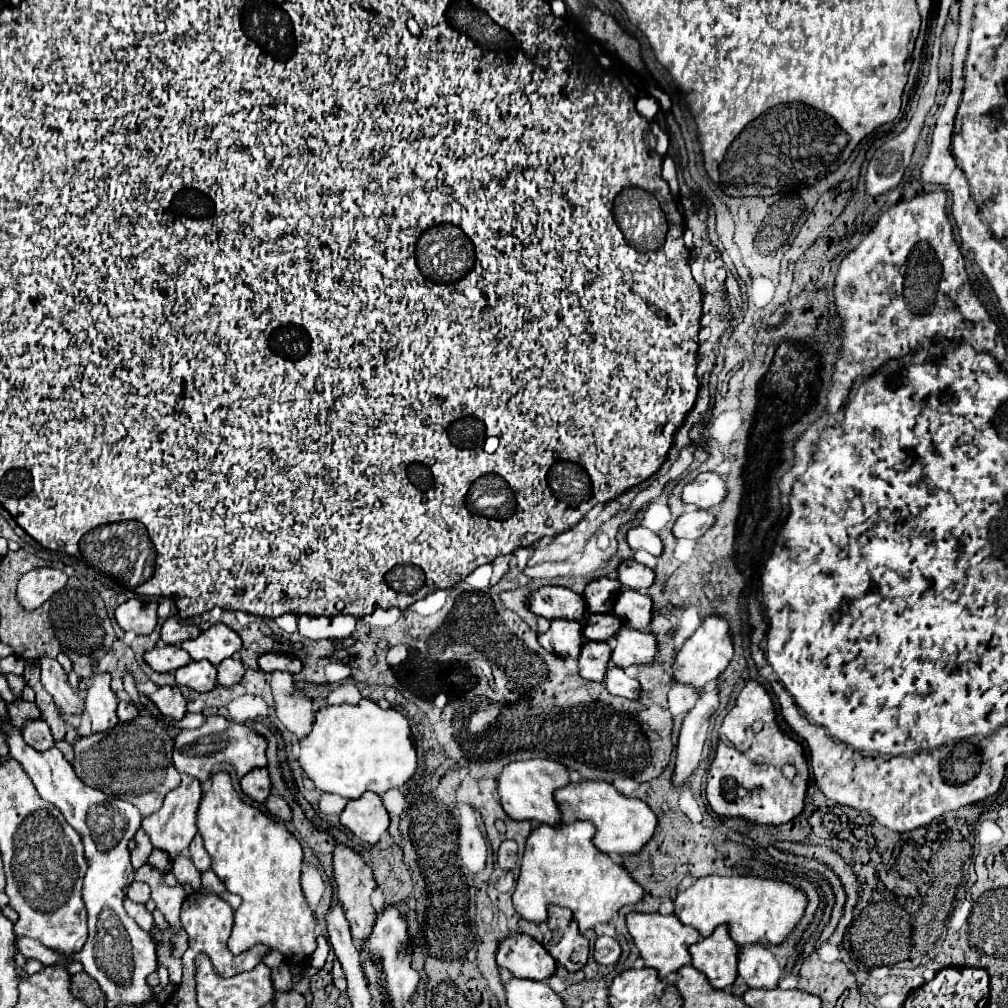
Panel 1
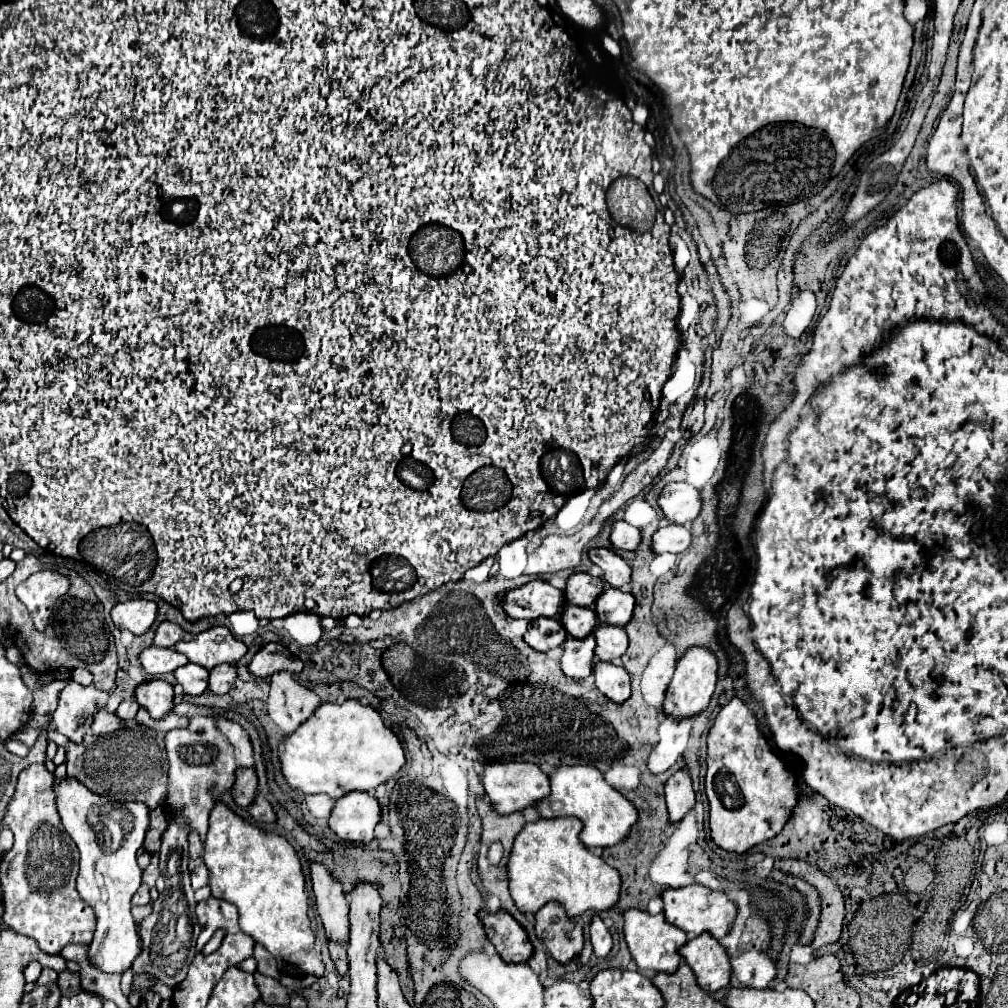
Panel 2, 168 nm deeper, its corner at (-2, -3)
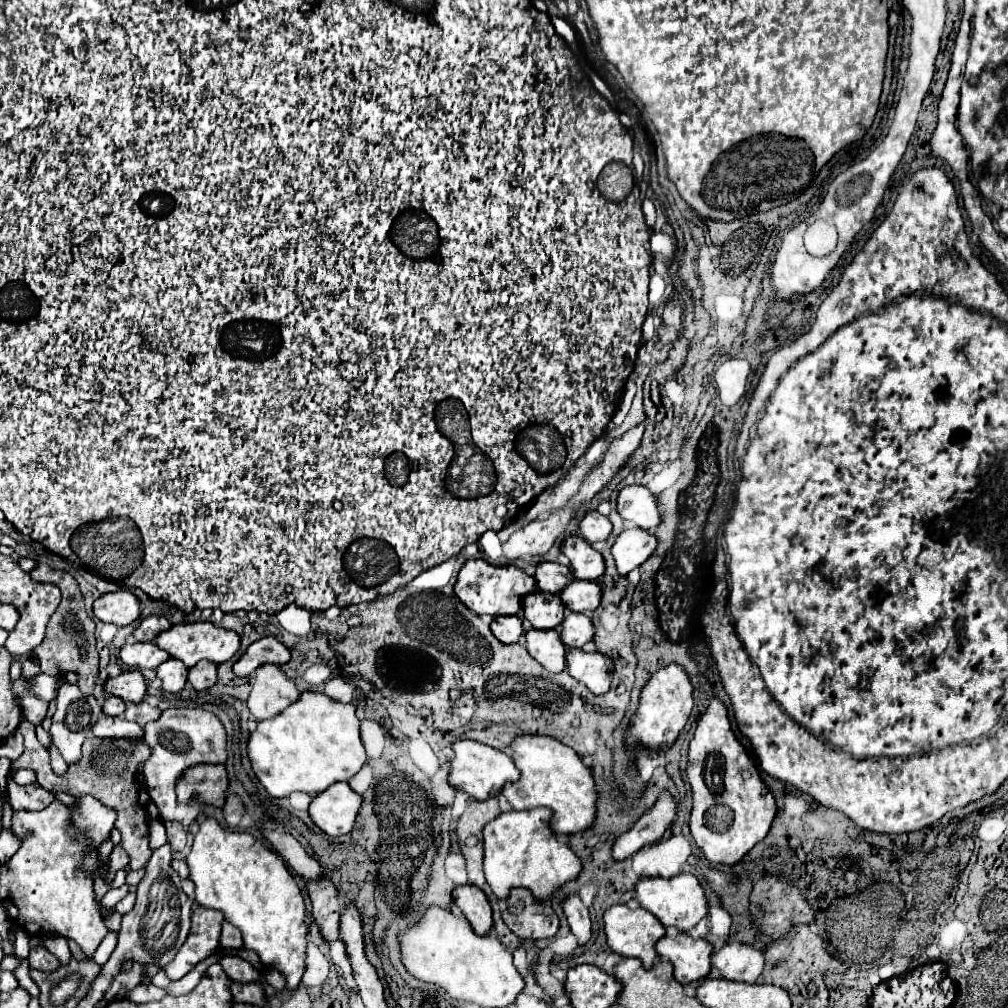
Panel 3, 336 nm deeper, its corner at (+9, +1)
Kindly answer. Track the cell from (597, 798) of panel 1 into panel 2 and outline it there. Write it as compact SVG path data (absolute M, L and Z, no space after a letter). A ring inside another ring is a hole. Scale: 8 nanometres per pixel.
M561 765L557 773L549 775L551 779L551 795L537 803L537 811L543 819L553 819L553 817L577 817L583 821L583 831L581 831L581 841L585 843L587 849L605 849L621 843L625 835L633 829L633 823L637 823L637 809L633 809L633 803L609 787L603 779L603 775L595 767L565 767Z

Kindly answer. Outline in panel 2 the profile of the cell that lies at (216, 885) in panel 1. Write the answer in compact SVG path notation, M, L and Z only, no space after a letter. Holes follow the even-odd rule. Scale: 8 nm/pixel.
M197 863L197 867L191 871L191 885L193 889L199 889L209 883L209 869L203 863Z

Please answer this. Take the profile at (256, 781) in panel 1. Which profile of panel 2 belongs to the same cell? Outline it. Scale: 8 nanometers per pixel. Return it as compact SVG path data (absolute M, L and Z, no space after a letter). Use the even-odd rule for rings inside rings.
M239 769L237 771L237 781L233 785L233 797L235 803L241 807L249 807L249 803L253 803L253 799L257 797L257 773L253 769Z

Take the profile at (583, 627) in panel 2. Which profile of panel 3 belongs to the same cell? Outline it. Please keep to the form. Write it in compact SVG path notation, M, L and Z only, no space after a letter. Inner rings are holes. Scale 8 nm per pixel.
M536 591L522 603L522 619L534 629L556 629L564 619L564 605L558 595Z

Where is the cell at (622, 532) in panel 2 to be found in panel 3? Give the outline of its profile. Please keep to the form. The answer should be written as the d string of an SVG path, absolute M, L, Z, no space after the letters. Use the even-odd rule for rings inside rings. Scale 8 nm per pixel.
M588 511L580 525L578 525L578 531L582 533L582 537L588 541L588 543L596 543L596 541L606 541L610 531L612 531L612 523L608 521L608 517L600 515L598 511Z

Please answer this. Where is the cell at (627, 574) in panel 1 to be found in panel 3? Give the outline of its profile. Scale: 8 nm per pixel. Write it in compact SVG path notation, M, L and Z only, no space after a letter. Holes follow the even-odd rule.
M570 535L570 537L562 539L560 553L568 557L570 569L572 569L576 579L592 581L592 579L598 579L604 573L604 559L602 559L602 555L596 549L592 549L578 535Z

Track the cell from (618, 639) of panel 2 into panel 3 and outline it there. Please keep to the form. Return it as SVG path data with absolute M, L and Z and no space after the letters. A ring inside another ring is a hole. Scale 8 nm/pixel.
M570 613L560 623L560 639L566 647L582 647L594 639L594 625L584 613Z

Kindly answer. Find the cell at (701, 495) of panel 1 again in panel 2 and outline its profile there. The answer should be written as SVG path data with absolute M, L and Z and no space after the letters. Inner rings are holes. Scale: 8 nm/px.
M669 483L657 499L665 513L665 519L685 525L693 521L701 511L701 493L689 483Z

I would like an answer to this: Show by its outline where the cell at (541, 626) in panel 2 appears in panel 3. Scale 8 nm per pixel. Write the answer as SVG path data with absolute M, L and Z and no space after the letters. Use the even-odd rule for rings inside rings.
M508 615L508 617L498 617L490 623L490 631L494 633L494 637L498 637L498 641L502 643L518 643L518 639L522 637L524 629L522 629L522 619L518 615Z

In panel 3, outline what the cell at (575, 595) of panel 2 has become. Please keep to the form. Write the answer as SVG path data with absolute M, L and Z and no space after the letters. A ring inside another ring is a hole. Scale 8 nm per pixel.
M542 561L542 563L536 565L534 579L538 583L538 591L560 593L562 587L566 587L574 579L574 575L572 575L570 567L566 567L566 565Z

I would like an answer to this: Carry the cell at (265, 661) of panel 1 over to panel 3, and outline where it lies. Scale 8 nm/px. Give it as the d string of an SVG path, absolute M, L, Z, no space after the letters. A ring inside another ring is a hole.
M264 637L254 641L246 653L236 661L234 665L234 673L238 677L248 677L252 675L260 665L264 663L276 663L276 665L284 665L286 661L290 661L290 651L286 645L282 645L278 639L274 637Z

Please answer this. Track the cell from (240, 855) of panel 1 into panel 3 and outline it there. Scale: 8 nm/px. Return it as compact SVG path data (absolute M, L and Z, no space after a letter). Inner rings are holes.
M206 819L200 823L200 831L194 837L194 845L190 855L186 857L190 869L190 881L194 883L196 903L208 909L216 909L224 915L228 923L240 929L244 947L252 949L260 955L260 961L268 967L274 967L286 977L286 989L296 989L304 975L304 959L306 959L306 905L302 891L298 889L294 877L286 869L284 861L266 849L256 837L248 833L236 833L218 825L216 819Z

